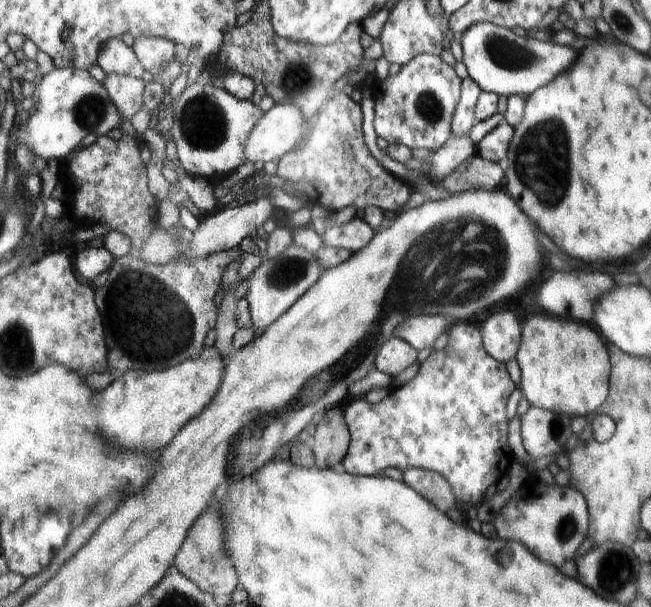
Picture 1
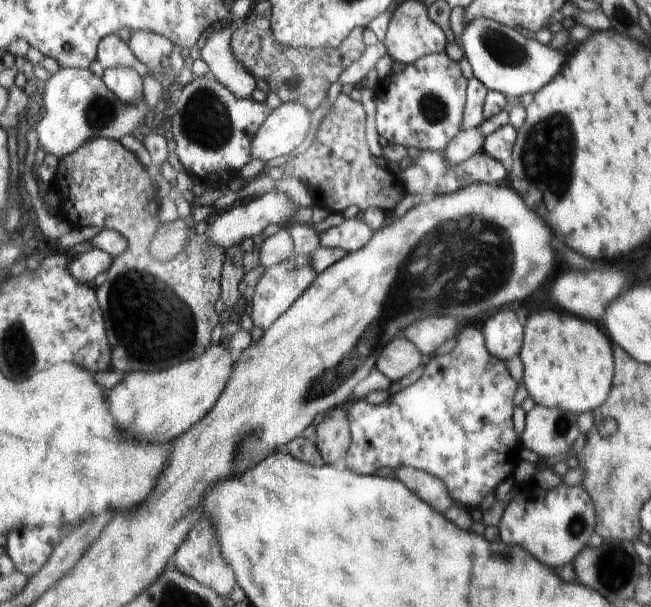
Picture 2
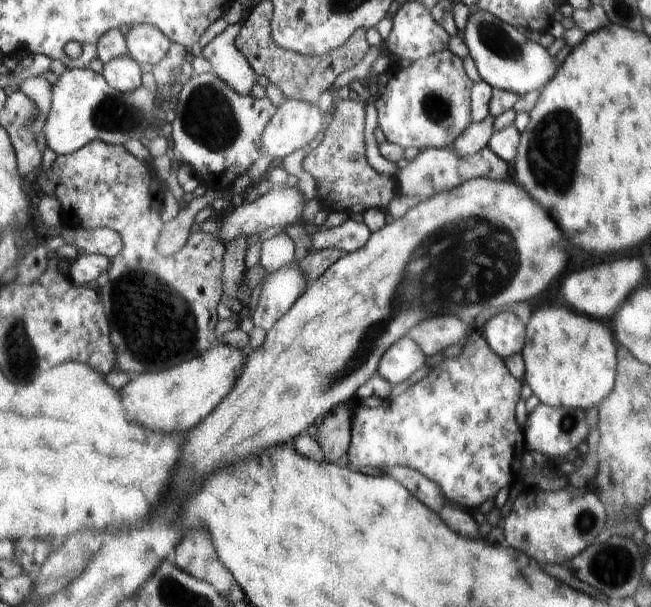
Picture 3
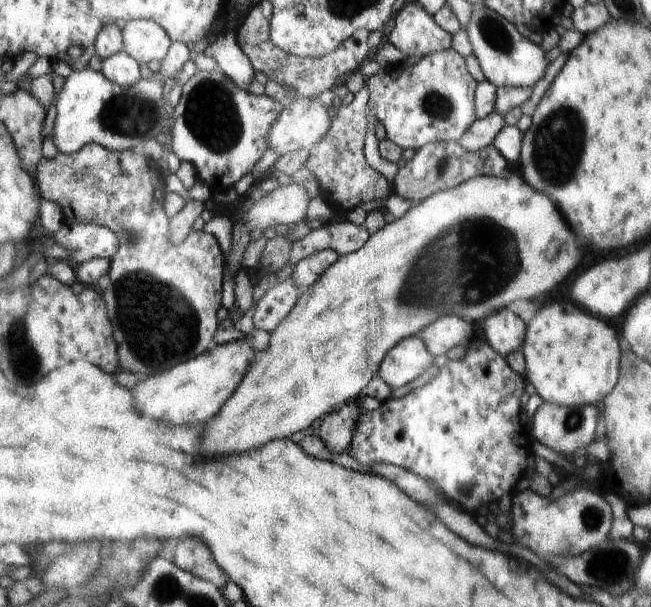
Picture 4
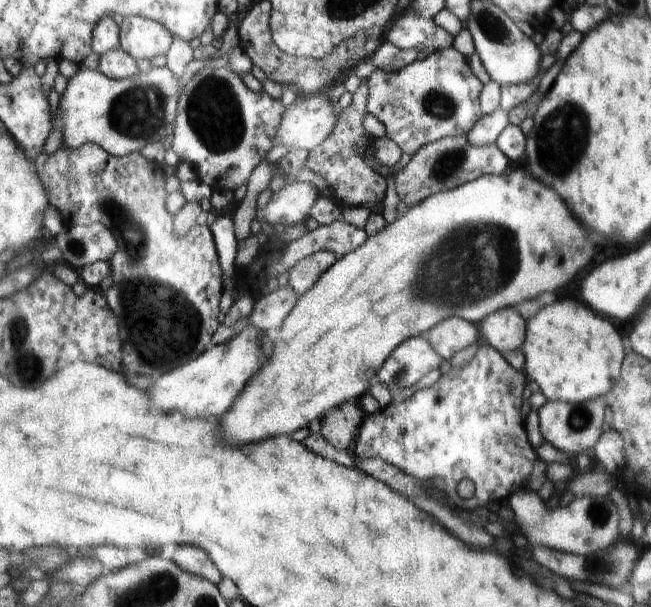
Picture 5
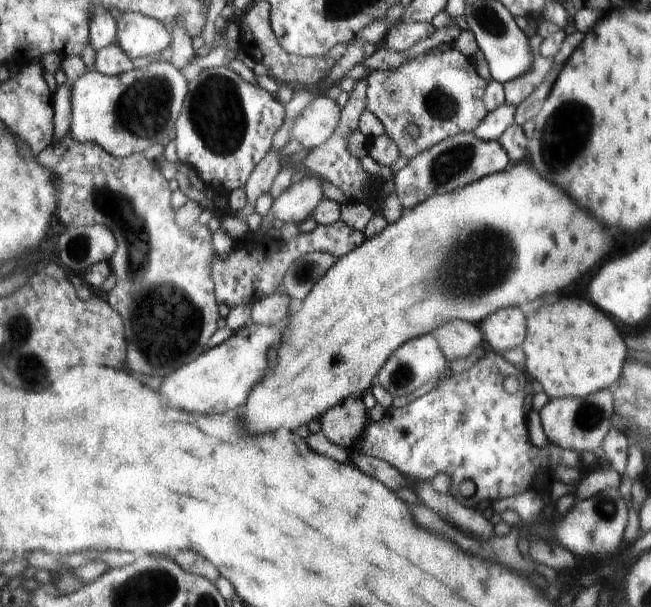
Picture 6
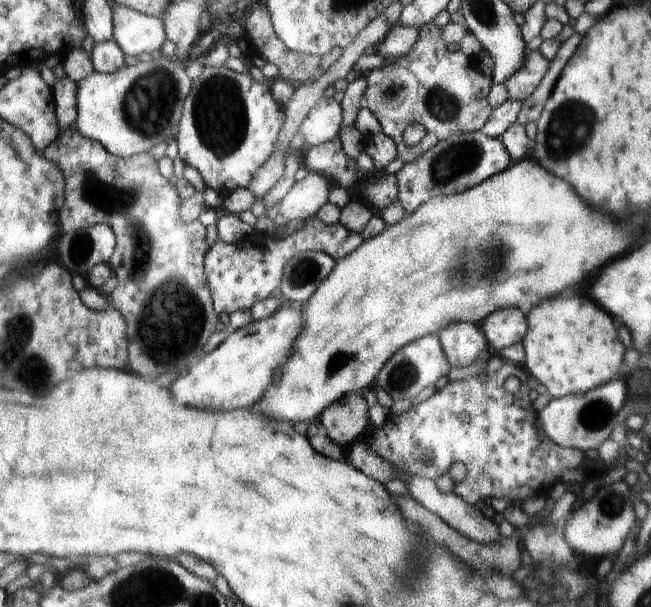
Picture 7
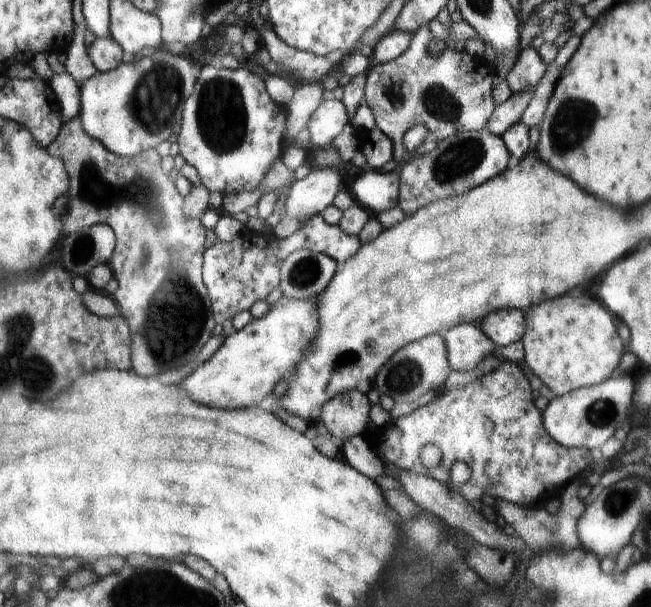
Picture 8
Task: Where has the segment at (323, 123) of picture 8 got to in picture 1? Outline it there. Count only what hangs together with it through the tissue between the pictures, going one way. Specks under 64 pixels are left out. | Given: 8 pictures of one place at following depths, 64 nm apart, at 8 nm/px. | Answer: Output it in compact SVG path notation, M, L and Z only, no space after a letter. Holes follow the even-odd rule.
M277 104L264 113L250 132L244 146L244 158L259 165L270 160L277 162L297 146L307 129L304 114L297 106Z

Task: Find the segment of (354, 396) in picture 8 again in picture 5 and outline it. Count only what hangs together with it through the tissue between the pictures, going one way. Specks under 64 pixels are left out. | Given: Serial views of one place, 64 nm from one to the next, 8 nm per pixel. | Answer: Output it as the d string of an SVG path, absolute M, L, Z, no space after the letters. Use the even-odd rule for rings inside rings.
M346 401L321 420L321 434L336 450L350 451L365 411L359 401Z

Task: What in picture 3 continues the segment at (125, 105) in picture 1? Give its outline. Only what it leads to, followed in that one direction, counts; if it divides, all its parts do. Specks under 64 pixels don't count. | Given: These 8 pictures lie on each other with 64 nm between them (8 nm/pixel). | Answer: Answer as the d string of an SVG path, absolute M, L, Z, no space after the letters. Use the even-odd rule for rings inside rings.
M127 55L106 62L102 75L116 90L130 94L141 85L141 73L139 63Z

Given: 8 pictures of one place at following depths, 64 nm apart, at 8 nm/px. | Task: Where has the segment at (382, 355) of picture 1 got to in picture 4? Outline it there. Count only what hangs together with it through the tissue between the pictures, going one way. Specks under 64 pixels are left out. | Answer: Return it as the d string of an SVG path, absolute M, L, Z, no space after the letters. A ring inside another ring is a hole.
M417 336L408 337L388 351L378 374L395 390L416 379L432 365L434 356L426 350L424 342Z

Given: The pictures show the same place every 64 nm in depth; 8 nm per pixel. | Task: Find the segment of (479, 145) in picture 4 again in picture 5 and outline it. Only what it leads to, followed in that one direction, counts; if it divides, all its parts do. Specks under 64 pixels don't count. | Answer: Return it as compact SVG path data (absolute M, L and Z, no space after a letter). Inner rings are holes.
M498 107L492 114L482 115L474 128L465 134L466 140L472 146L488 146L497 141L500 132L510 124L508 110Z

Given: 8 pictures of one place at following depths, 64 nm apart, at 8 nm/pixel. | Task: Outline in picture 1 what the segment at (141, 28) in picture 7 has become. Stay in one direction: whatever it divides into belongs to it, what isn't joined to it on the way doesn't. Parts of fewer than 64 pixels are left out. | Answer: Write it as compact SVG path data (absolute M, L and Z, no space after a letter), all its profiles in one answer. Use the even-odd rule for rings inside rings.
M154 36L134 38L131 47L142 68L153 74L156 79L165 66L174 60L176 54L175 42Z

